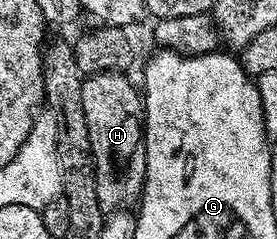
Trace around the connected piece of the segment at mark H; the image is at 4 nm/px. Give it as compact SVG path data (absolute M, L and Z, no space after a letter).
M100 72L87 75L82 81L84 118L88 122L88 138L92 142L96 198L103 213L120 212L139 203L146 184L146 138L144 135L144 96L134 89L132 81L122 72Z

